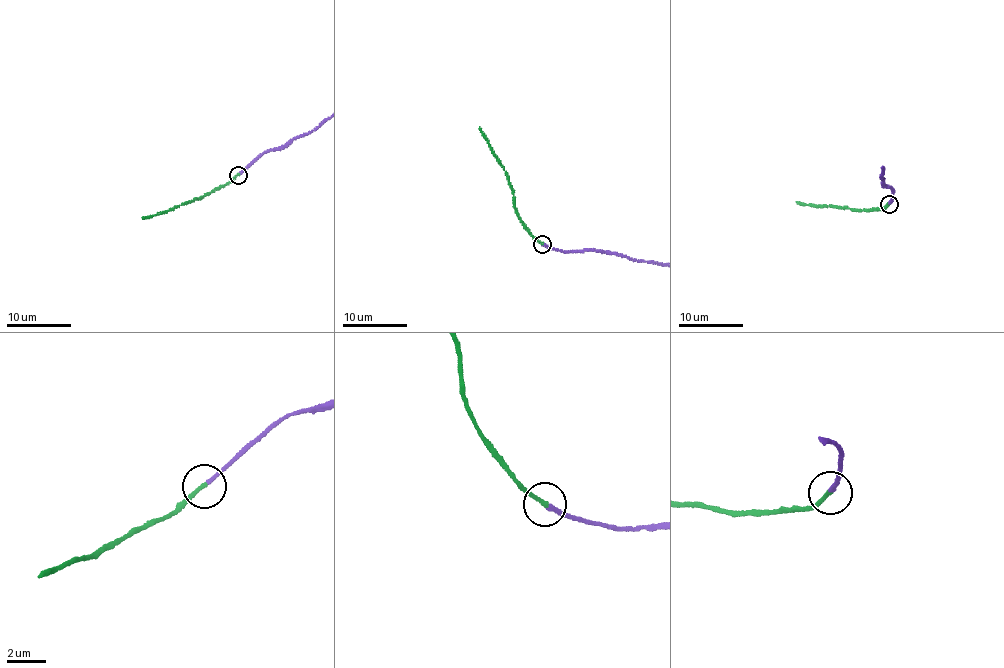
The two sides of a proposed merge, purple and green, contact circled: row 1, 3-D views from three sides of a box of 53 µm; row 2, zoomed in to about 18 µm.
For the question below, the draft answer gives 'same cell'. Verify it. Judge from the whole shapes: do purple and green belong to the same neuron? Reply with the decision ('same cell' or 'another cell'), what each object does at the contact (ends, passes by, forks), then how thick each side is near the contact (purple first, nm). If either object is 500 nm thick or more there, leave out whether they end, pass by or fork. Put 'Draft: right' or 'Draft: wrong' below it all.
same cell; purple ends; green ends; calibres 190 and 220 nm
Draft: right

